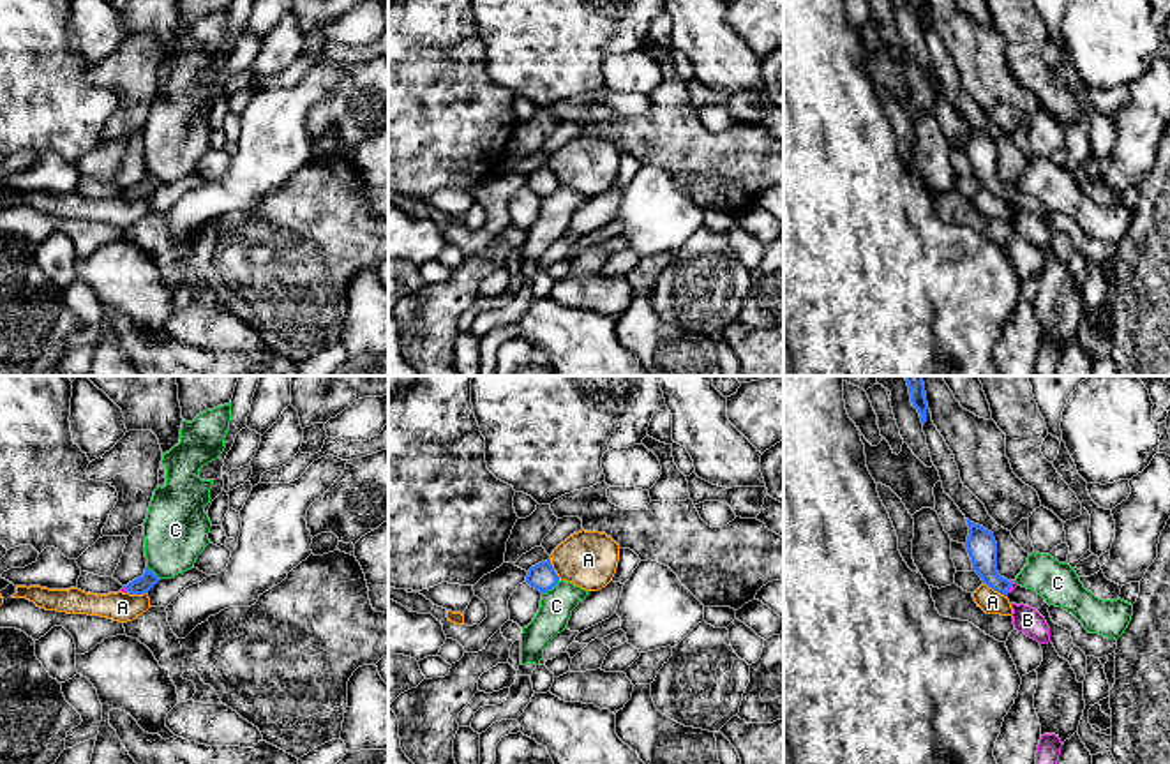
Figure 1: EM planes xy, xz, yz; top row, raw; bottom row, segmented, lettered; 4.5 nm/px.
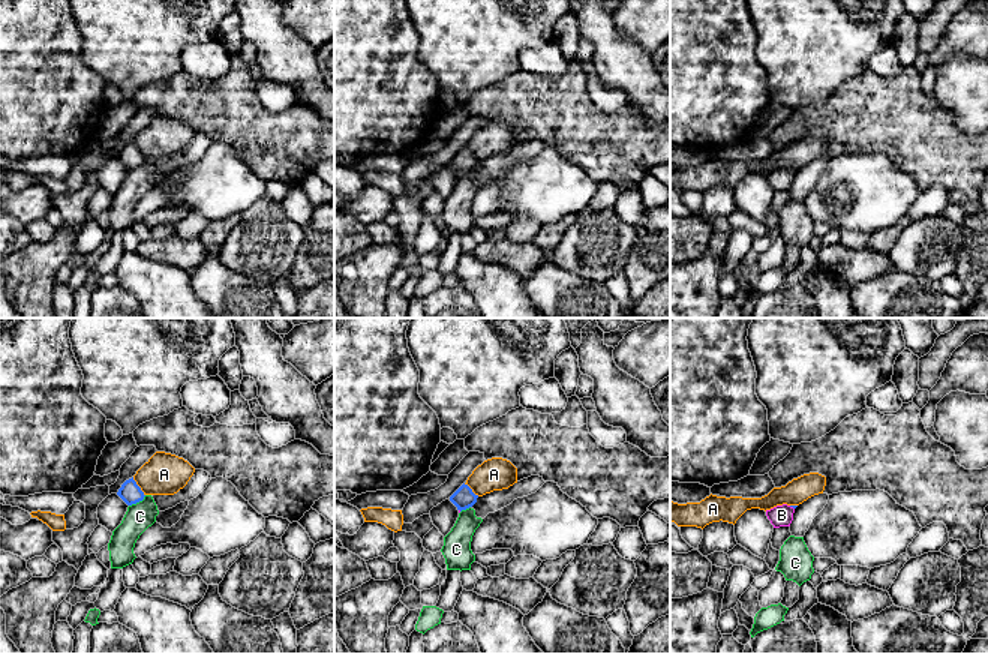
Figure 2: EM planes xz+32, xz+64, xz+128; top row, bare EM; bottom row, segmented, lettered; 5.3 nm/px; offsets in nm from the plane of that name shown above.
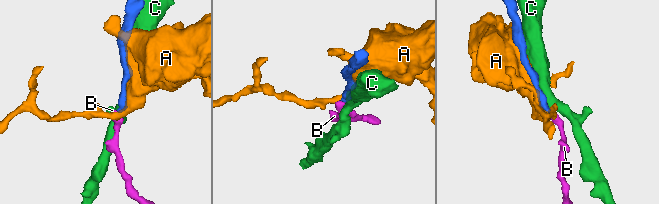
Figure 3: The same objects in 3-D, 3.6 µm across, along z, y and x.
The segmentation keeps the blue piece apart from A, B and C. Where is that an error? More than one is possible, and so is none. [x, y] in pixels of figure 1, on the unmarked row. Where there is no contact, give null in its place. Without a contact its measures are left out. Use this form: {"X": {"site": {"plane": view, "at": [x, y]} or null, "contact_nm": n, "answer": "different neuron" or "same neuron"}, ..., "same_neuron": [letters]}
{"A": {"site": {"plane": "yz", "at": [996, 194]}, "contact_nm": 130, "answer": "different neuron"}, "B": {"site": {"plane": "yz", "at": [1010, 191]}, "contact_nm": 60, "answer": "same neuron"}, "C": {"site": {"plane": "xz", "at": [551, 193]}, "contact_nm": 110, "answer": "different neuron"}, "same_neuron": ["B"]}

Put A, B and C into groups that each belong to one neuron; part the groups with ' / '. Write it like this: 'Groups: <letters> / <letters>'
Groups: A / B / C

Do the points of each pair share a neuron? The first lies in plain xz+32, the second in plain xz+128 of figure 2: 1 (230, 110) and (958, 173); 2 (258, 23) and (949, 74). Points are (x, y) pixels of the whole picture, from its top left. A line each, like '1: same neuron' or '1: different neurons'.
1: same neuron
2: same neuron

